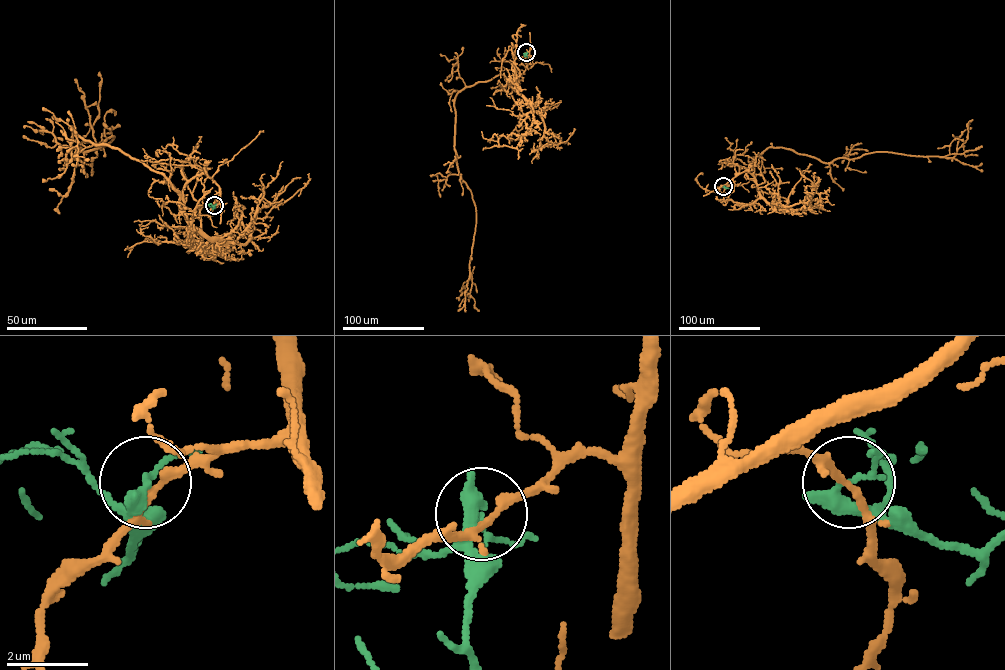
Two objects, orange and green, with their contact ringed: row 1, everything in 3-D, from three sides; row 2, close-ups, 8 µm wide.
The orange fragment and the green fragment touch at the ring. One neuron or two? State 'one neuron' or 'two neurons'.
two neurons

